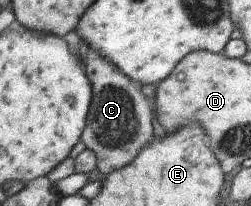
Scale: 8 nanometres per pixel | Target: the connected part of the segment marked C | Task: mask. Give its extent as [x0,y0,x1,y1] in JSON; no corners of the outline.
[79,52,152,174]

